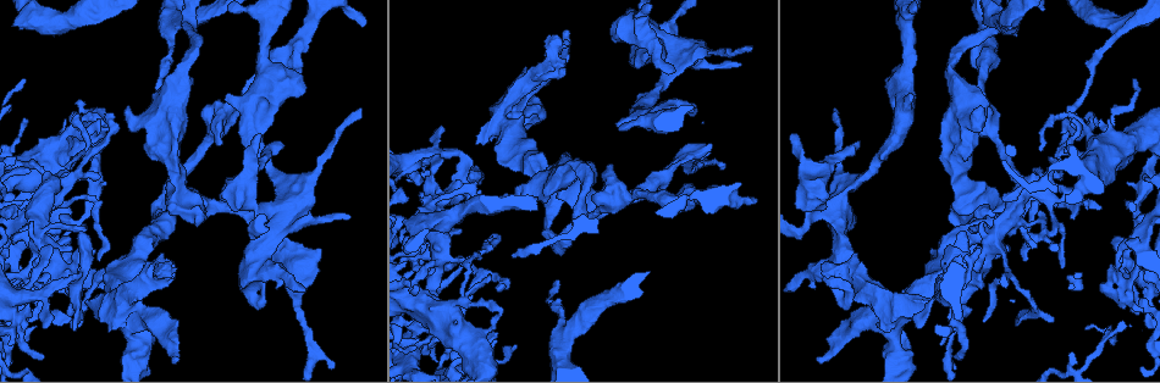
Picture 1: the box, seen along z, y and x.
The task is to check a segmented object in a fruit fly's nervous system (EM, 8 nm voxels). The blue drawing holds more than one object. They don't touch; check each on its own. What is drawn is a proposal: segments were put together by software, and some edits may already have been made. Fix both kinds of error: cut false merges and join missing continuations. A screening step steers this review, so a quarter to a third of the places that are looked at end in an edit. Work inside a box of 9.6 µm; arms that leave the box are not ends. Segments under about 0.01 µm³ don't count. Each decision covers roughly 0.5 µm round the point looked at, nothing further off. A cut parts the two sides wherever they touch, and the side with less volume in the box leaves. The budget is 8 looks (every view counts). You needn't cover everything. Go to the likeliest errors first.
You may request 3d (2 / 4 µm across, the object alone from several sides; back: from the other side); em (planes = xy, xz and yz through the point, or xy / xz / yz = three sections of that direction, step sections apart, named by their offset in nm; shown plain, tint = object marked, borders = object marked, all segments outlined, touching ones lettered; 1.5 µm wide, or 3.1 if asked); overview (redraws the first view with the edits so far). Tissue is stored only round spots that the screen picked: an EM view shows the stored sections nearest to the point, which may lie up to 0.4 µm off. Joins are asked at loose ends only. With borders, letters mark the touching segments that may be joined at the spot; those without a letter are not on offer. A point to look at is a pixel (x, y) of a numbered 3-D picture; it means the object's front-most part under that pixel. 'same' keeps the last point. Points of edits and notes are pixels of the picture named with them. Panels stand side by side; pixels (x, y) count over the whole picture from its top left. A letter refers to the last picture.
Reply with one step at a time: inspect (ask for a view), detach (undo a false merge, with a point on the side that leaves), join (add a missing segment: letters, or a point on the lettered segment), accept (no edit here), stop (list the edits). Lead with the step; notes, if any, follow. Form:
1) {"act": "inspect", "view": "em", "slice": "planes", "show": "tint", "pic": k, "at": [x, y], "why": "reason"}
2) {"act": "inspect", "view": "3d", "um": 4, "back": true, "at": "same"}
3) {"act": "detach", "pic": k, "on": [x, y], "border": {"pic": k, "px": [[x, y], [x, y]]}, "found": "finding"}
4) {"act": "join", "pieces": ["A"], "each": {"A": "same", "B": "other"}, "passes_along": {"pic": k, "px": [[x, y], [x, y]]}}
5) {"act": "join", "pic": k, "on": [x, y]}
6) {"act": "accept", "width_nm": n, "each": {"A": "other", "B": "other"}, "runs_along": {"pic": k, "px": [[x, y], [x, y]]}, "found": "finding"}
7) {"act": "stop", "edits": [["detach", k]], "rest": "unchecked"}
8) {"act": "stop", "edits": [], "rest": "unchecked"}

{"act": "inspect", "view": "3d", "um": 4, "pic": 1, "at": [568, 32], "why": "free end"}

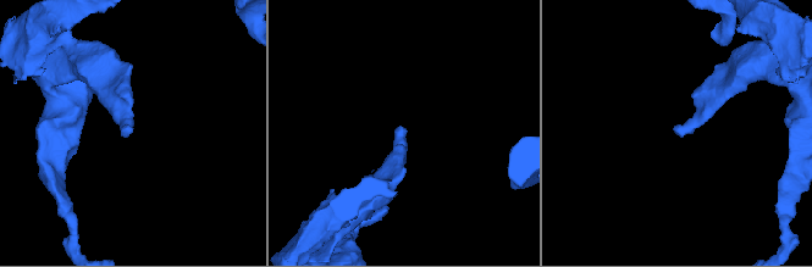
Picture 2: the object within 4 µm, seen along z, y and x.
{"act": "inspect", "view": "em", "slice": "yz", "step": 4, "show": "borders", "pic": 2, "at": [676, 131]}

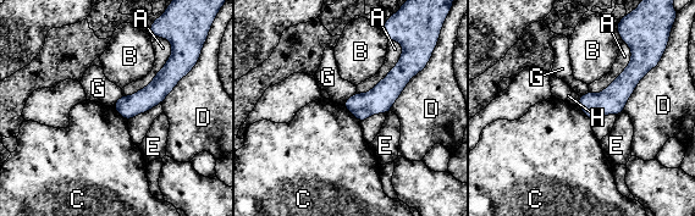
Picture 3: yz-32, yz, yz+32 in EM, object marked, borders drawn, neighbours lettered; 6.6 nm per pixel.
{"act": "inspect", "view": "em", "slice": "xy", "step": 8, "show": "borders", "at": "same", "why": "cut it another way"}

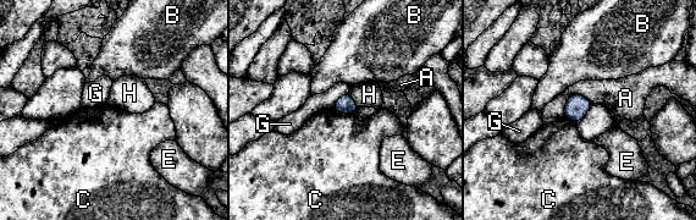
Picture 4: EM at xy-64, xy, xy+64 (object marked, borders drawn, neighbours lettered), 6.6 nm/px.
{"act": "accept", "width_nm": 120, "longest_contact_nm": ["A", 220], "each": {"A": "other", "B": "other", "C": "other", "E": "other", "G": "other", "H": "other"}, "found": "no lettered segment goes on from it"}

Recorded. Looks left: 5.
{"act": "inspect", "view": "em", "slice": "planes", "show": "borders", "pic": 1, "at": [360, 107], "why": "thin end"}

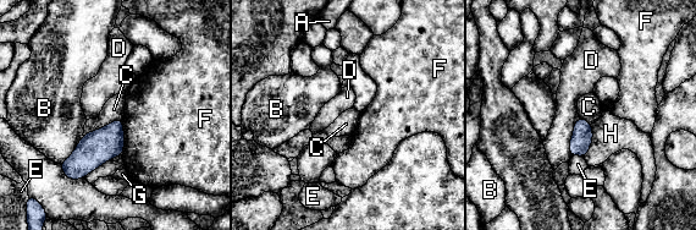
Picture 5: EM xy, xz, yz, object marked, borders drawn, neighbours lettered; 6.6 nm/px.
{"act": "accept", "longest_contact_nm": ["C", 300], "each": {"A": "other", "B": "other", "C": "other", "D": "other", "E": "other", "F": "other", "G": "other", "H": "other"}, "found": "none of them fits"}

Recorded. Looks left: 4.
{"act": "inspect", "view": "3d", "um": 2, "pic": 1, "at": [70, 319], "why": "thin end"}

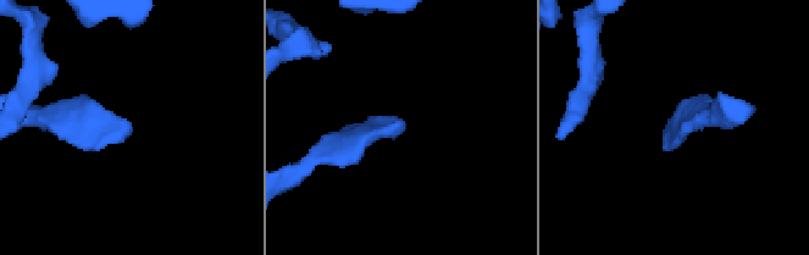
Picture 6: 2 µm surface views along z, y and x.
{"act": "inspect", "view": "em", "slice": "xz", "step": 8, "show": "tint", "pic": 6, "at": [131, 124], "why": "shape alone is not enough"}

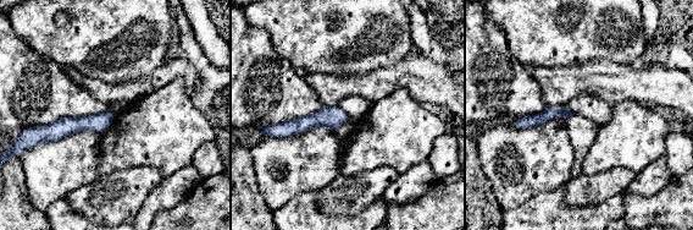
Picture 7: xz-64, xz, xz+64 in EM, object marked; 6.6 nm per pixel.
{"act": "inspect", "view": "em", "slice": "yz", "step": 4, "show": "borders", "at": "same"}

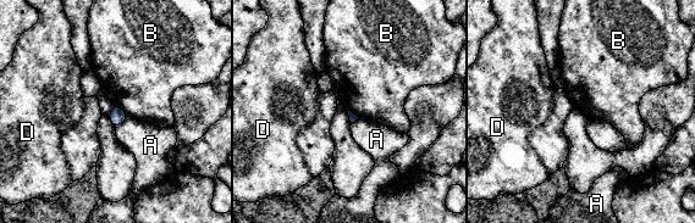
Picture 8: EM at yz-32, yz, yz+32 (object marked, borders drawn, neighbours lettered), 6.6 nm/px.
{"act": "accept", "each": {"A": "other", "B": "other", "D": "other"}, "found": "no lettered segment goes on from it"}

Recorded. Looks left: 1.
{"act": "stop", "edits": [], "rest": "unchecked"}

